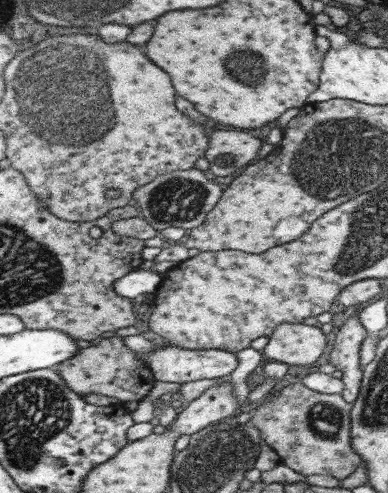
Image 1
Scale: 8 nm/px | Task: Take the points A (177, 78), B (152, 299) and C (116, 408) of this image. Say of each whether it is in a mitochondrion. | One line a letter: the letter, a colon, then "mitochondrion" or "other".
A: other
B: other
C: other

